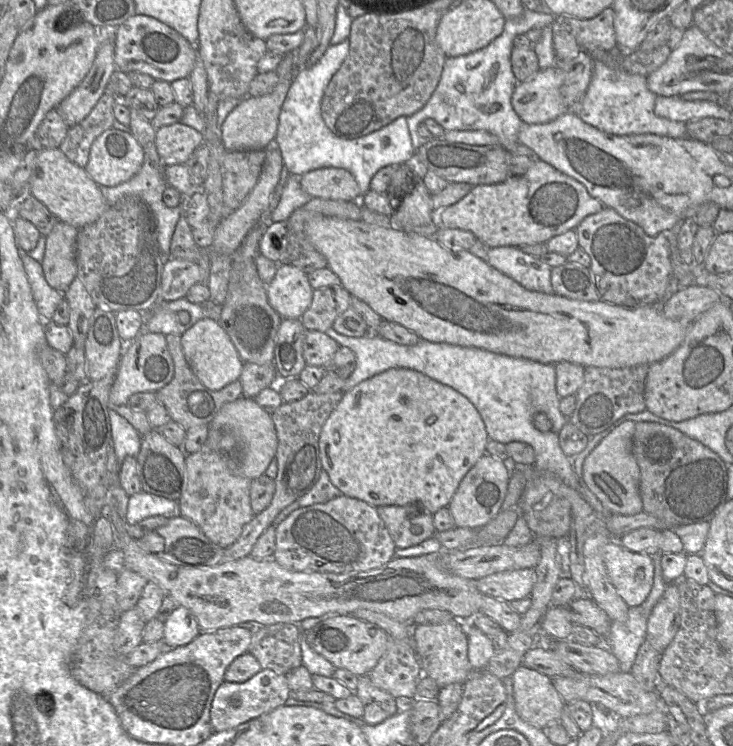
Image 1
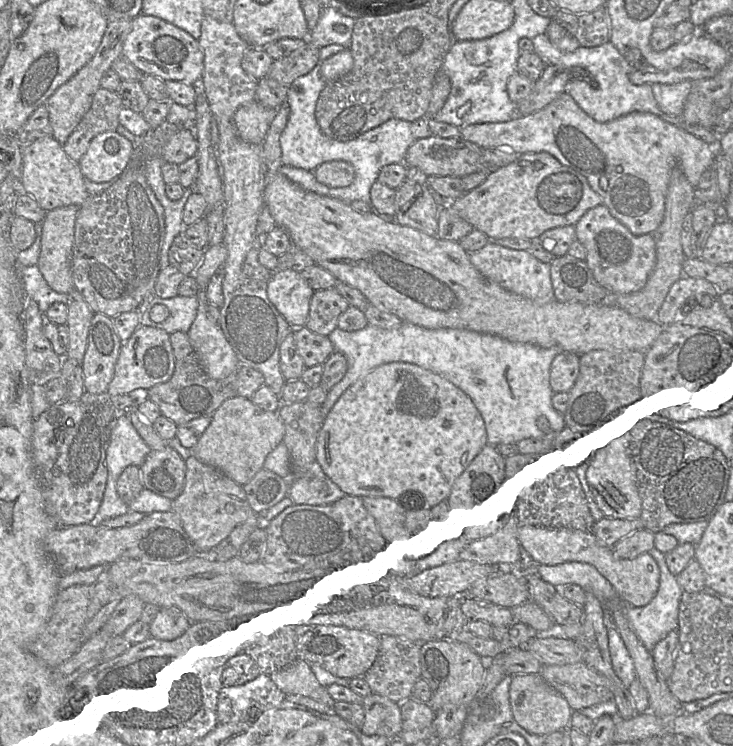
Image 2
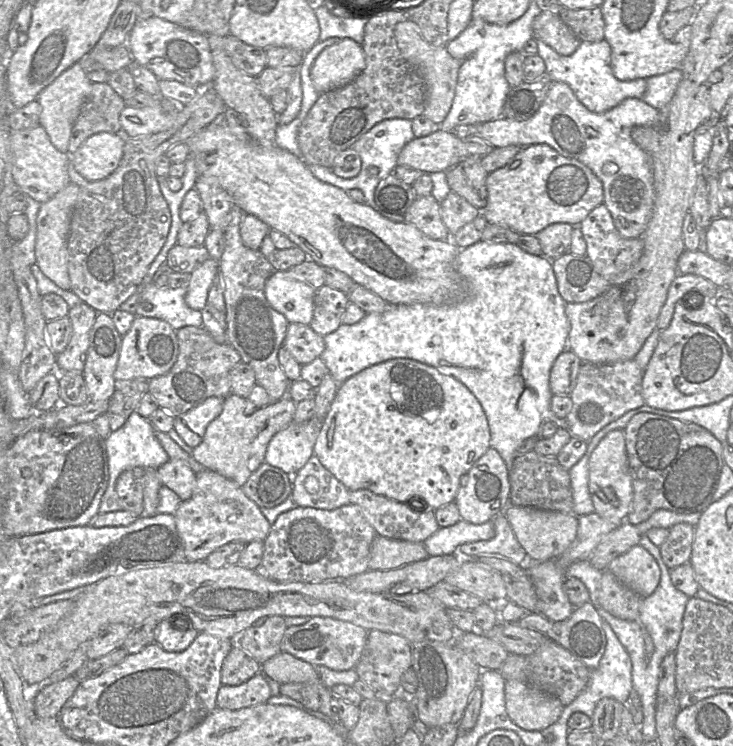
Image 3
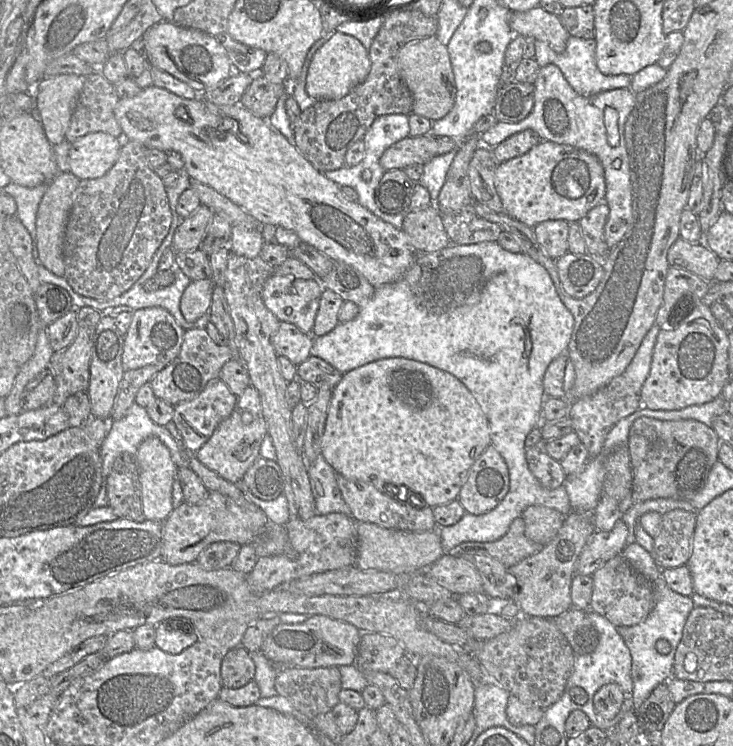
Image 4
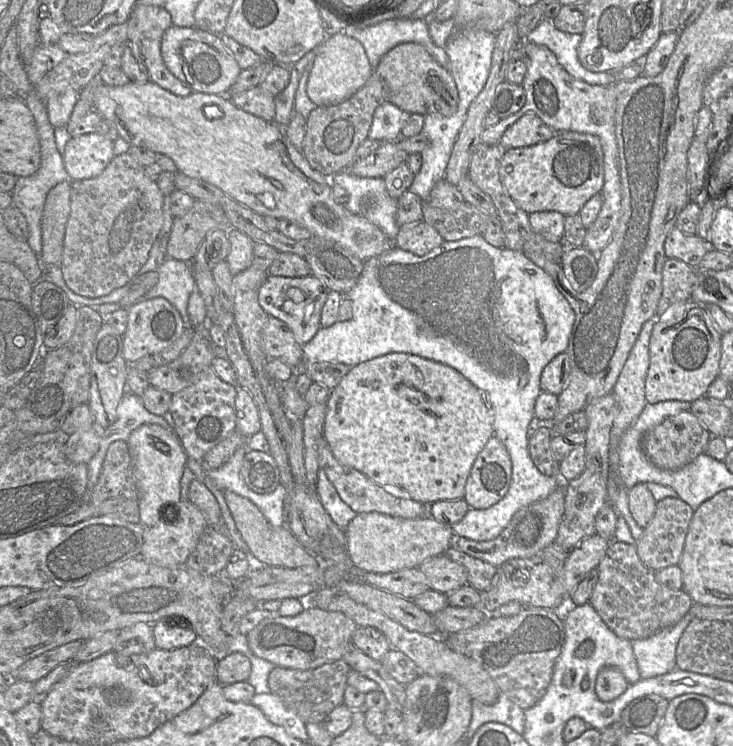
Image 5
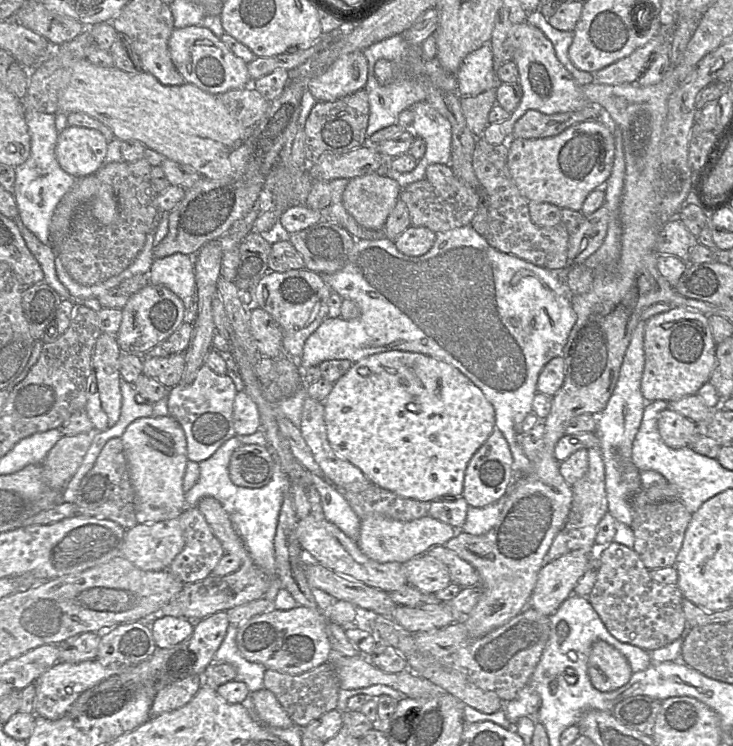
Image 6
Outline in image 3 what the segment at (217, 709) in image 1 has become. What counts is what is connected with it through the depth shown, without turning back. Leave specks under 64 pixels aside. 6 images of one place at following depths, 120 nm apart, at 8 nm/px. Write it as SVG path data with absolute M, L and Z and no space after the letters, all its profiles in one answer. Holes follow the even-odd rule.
M262 673L256 674L246 682L231 686L222 684L217 694L217 707L238 710L267 703L271 689Z

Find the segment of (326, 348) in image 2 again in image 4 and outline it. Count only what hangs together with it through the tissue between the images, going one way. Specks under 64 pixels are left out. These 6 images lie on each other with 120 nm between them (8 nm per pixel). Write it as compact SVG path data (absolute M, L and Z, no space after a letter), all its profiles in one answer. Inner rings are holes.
M280 321L271 342L277 356L285 356L298 367L311 356L314 337L292 323Z

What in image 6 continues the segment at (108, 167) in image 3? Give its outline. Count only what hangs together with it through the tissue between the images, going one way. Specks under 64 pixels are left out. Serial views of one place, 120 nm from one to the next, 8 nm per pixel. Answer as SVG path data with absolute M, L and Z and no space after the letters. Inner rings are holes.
M68 125L58 133L55 155L60 167L79 179L95 174L101 168L107 145L99 131Z

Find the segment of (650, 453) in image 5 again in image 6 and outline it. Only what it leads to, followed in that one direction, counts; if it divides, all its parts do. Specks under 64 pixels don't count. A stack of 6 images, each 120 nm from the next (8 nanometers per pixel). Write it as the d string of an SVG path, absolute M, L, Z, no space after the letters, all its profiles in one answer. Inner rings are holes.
M669 408L659 414L658 431L663 442L672 449L690 447L699 436L696 423Z

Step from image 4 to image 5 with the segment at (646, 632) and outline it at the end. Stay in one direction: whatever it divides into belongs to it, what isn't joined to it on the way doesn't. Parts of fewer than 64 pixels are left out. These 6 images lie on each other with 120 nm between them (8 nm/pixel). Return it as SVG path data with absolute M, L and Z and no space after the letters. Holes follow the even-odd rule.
M688 612L677 624L656 634L632 641L641 679L666 674L677 668L676 648L685 628L692 620Z

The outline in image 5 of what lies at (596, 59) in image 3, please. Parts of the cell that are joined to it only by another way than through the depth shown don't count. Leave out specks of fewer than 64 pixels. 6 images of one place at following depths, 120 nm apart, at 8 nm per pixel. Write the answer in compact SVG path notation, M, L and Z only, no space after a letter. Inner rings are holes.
M542 19L526 38L527 42L550 49L555 54L558 63L575 79L590 85L614 84L616 72L592 72L582 66L577 54L581 40L581 34L563 32L556 28L549 19Z

